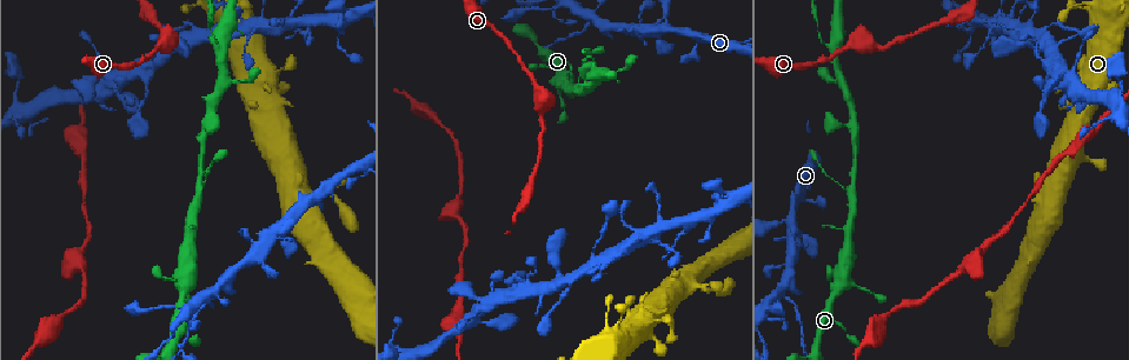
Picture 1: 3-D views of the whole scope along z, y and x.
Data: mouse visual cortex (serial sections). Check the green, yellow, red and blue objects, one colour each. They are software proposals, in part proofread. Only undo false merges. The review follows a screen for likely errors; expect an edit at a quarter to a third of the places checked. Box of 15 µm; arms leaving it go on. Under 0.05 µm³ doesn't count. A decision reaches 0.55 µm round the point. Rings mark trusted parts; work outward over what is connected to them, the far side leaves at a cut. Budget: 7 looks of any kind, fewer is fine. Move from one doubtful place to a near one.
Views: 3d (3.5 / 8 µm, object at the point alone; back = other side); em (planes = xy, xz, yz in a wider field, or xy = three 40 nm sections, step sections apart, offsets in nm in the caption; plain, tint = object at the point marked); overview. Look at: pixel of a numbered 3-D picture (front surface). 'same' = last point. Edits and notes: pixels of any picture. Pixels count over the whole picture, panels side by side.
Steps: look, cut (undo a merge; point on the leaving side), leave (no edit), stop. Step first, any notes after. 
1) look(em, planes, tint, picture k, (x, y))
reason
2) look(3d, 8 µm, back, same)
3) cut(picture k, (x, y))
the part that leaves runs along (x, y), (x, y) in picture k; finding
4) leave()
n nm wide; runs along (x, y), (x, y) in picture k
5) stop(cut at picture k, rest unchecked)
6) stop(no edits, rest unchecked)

look(3d, 8 µm, back, picture 1, (196, 189))
thin arm on a thick one

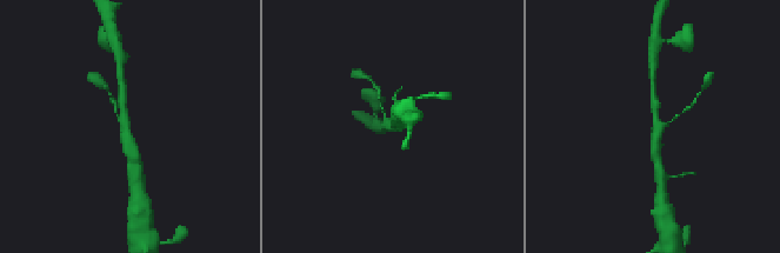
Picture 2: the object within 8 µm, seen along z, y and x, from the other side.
look(3d, 3.5 µm, picture 2, (656, 127))
zoom in

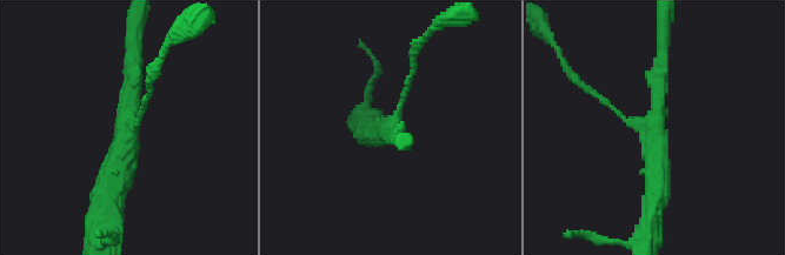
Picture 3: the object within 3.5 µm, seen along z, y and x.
look(em, planes, tint, picture 3, (654, 127))
3 arms; arms of 100, 200, 400 nm; need the tissue

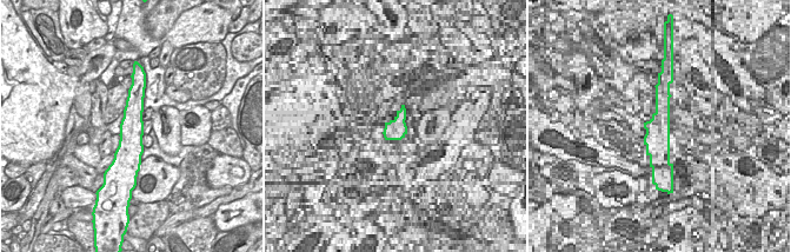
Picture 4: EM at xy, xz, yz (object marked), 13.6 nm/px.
leave()
340 nm wide; runs along (110, 206), (132, 115), (132, 49) in picture 3; all the same cell

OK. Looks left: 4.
look(3d, 8 µm, picture 1, (594, 67))
two arms in line, one across

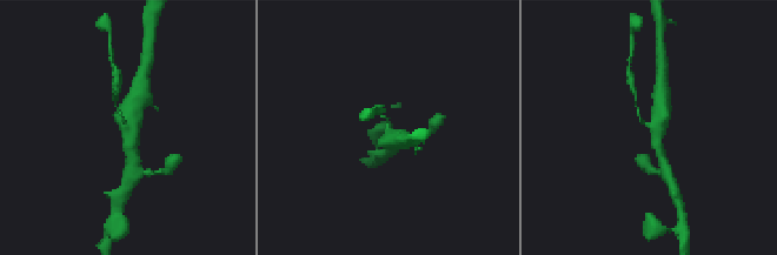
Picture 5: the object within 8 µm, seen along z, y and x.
look(em, xy, step 2, tint, picture 5, (130, 127))
3 arms; arms of 100, 300, 600 nm

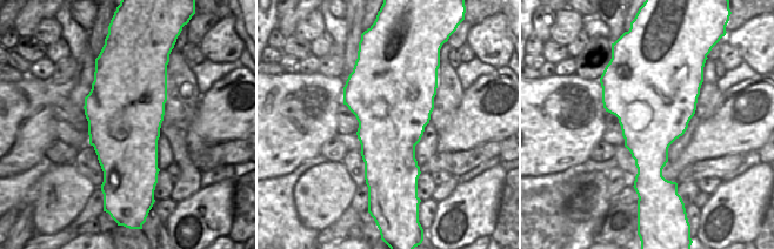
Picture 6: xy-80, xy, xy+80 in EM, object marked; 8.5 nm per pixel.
cut(picture 5, (115, 89))
two cells meet here

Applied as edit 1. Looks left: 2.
stop(cut at picture 5, rest unchecked)

